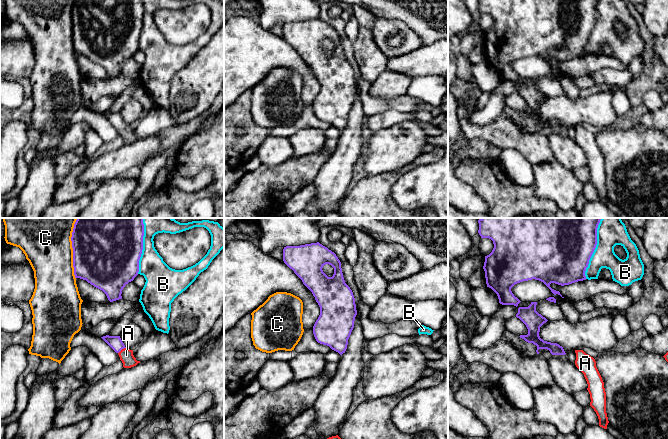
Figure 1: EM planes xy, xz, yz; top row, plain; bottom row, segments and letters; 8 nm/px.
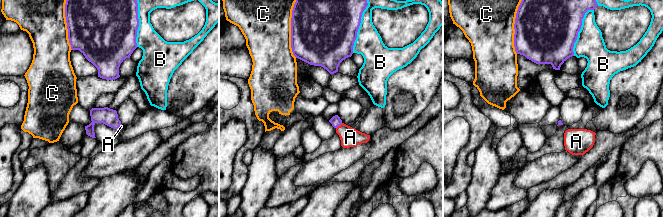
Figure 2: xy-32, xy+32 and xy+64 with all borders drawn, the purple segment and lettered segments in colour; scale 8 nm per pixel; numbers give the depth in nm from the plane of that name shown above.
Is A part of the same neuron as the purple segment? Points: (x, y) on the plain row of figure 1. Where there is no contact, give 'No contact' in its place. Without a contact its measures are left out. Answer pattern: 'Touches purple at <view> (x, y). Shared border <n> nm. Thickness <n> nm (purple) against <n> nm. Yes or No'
Touches purple at xy (121, 125). Shared border 80 nm. Thickness 110 nm (purple) against 110 nm. Yes

